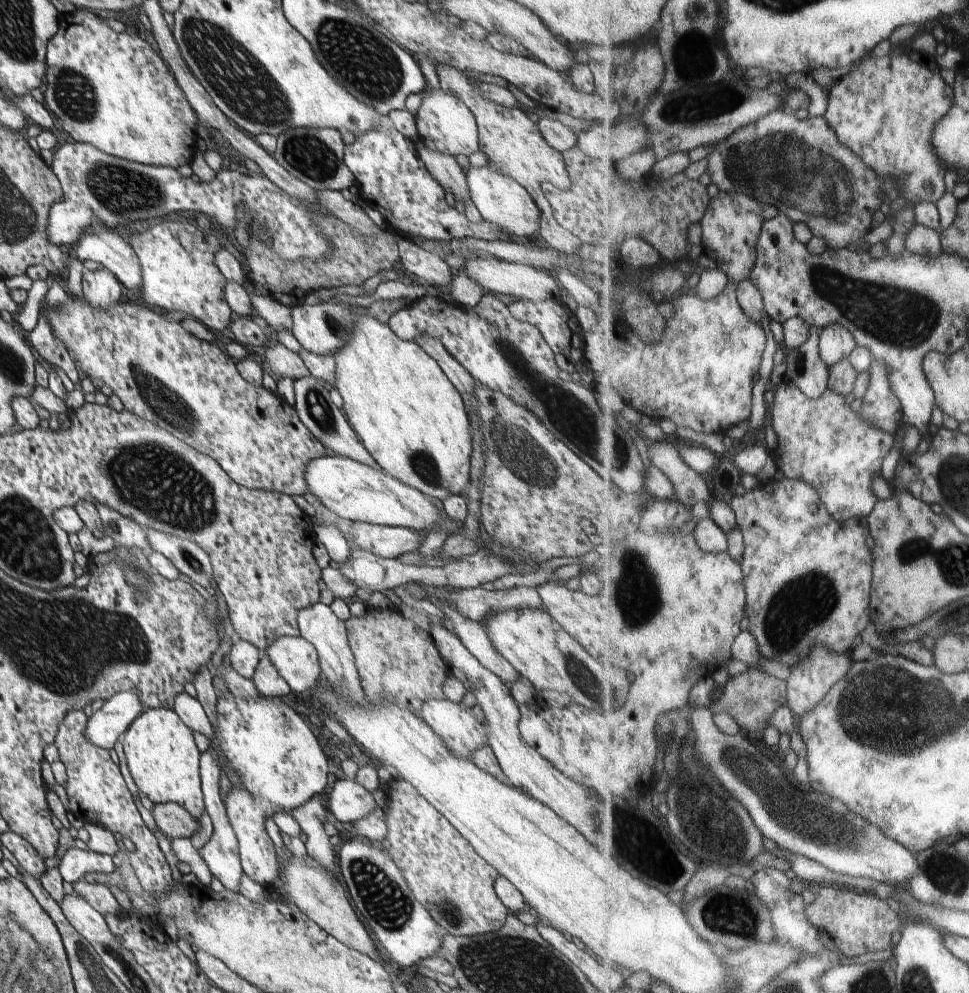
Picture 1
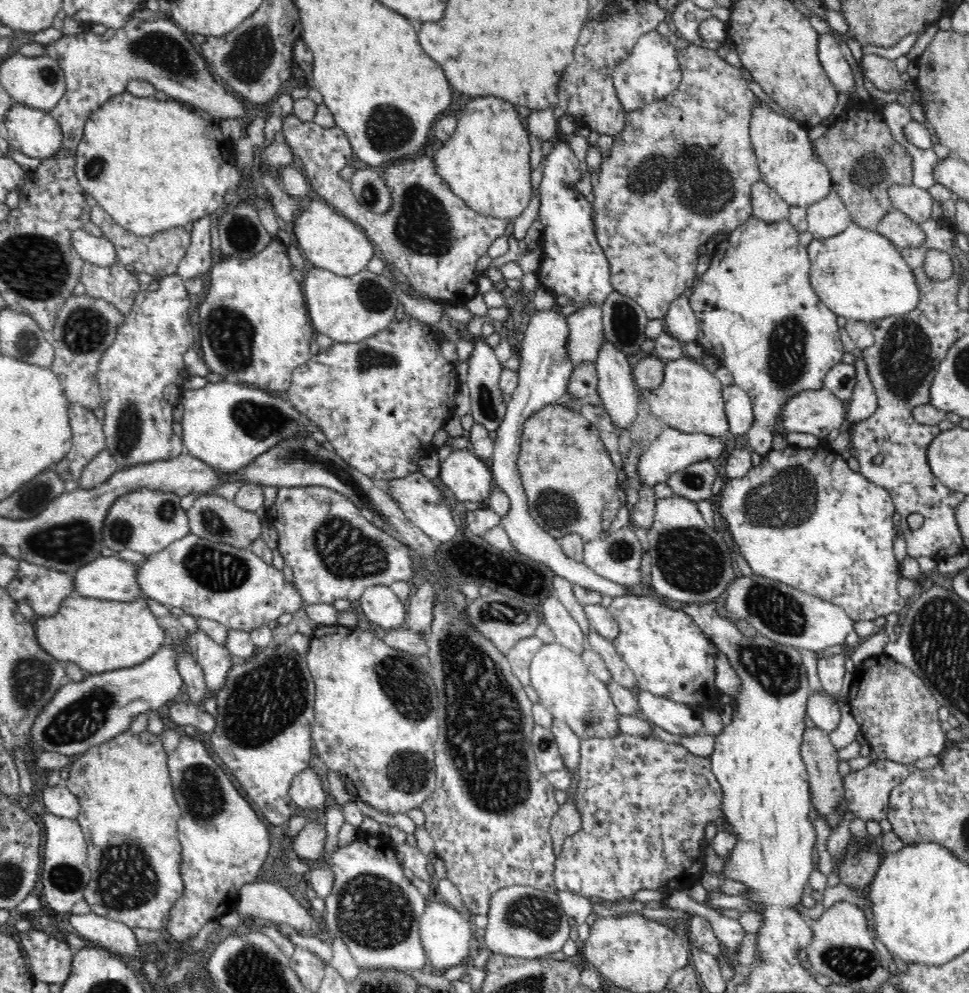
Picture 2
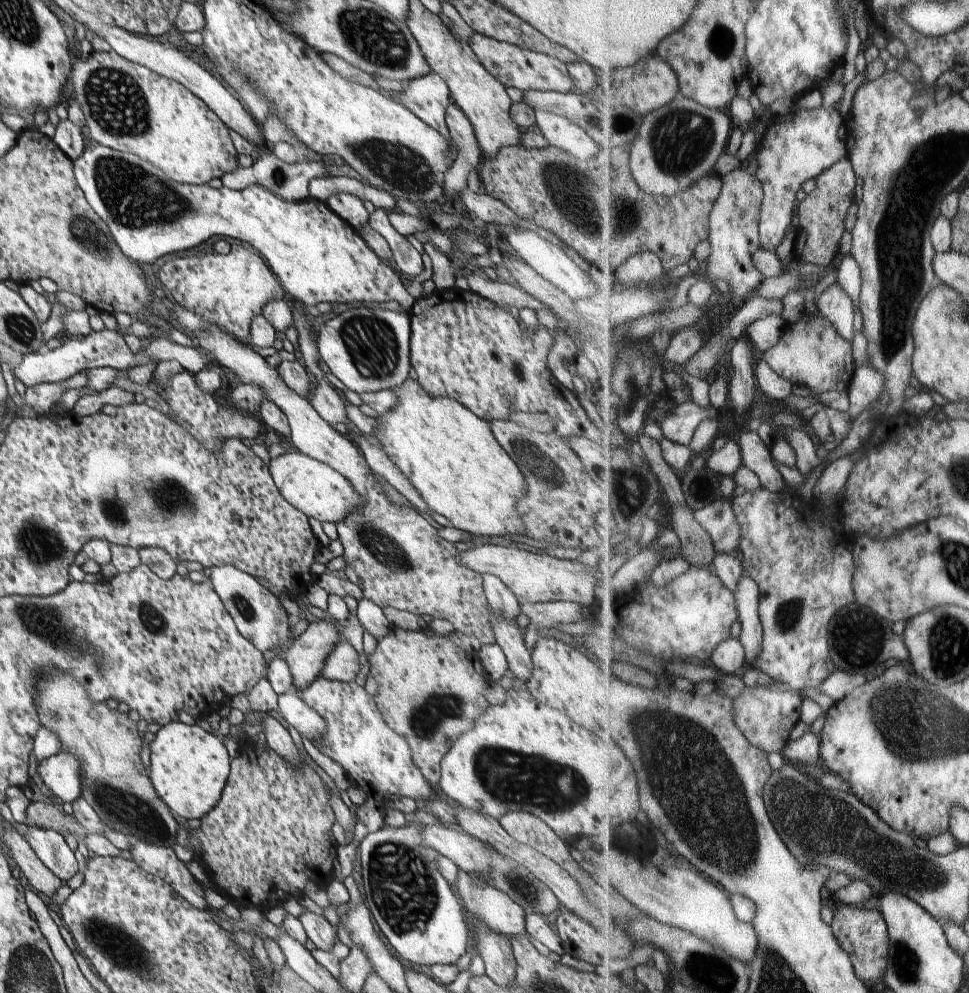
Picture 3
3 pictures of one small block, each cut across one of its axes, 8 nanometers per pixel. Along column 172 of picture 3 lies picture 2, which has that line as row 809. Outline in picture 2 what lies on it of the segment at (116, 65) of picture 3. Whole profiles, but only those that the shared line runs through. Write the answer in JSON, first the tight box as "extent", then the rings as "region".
{"extent":[63,730,185,933],"region":[[[126,730],[116,738],[72,757],[69,777],[63,782],[80,803],[76,820],[87,842],[91,880],[86,886],[85,900],[91,912],[124,923],[130,929],[144,928],[163,933],[170,912],[185,890],[179,874],[182,865],[182,845],[178,839],[180,807],[174,796],[167,758],[160,736],[149,730],[134,736],[131,730]]]}

